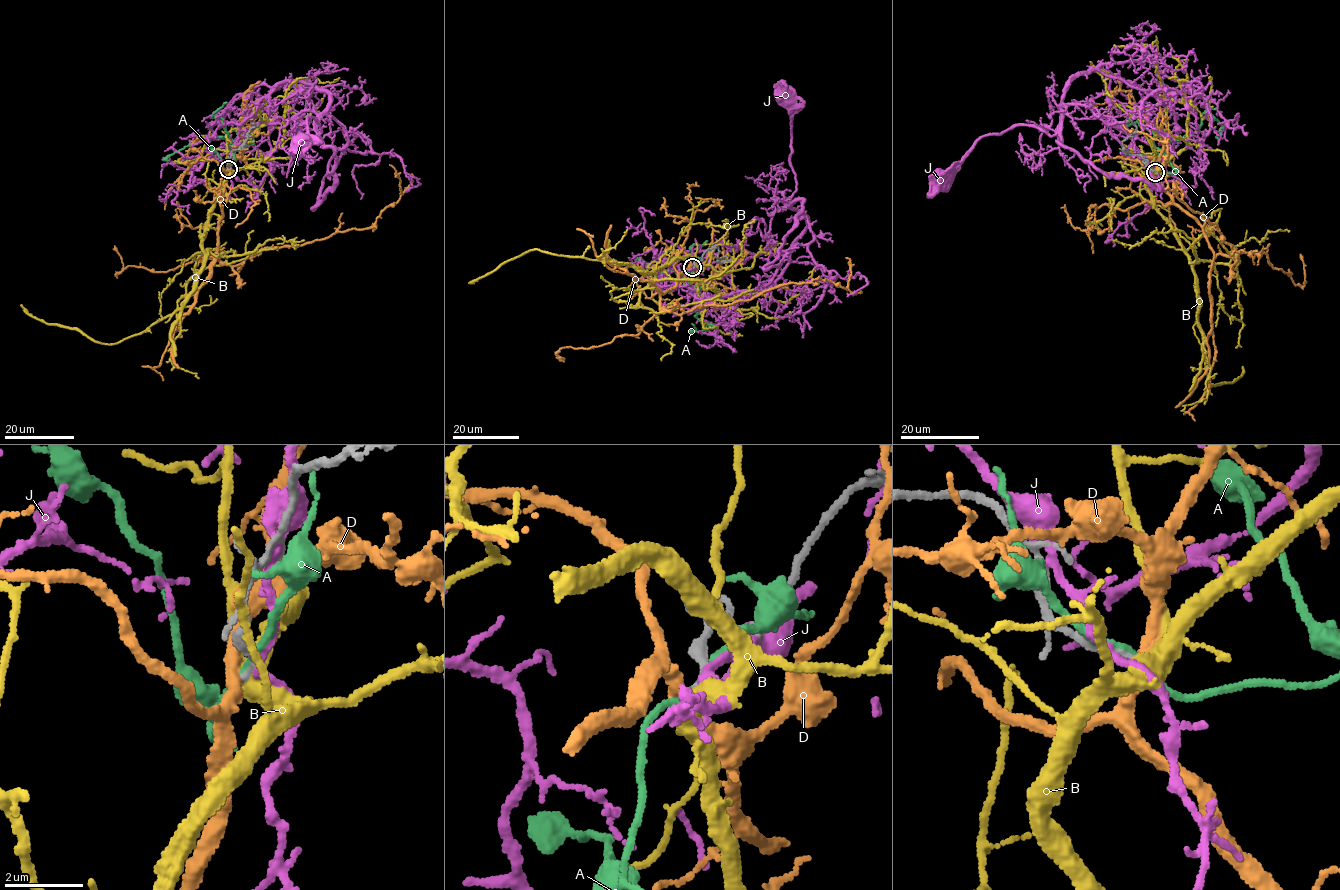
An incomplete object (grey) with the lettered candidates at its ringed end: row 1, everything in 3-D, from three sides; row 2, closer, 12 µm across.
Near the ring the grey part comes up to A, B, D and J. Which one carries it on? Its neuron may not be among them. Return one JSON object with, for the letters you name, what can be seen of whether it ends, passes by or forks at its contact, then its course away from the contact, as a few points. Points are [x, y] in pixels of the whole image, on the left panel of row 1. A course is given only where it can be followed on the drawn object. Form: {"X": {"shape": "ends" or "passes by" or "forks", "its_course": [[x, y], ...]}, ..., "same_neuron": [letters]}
{"same_neuron": []}

